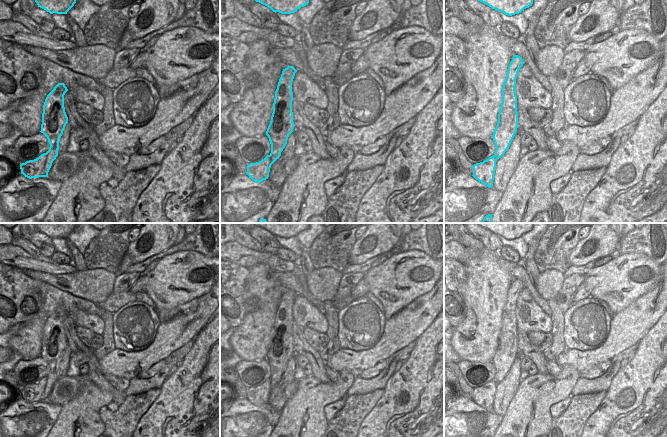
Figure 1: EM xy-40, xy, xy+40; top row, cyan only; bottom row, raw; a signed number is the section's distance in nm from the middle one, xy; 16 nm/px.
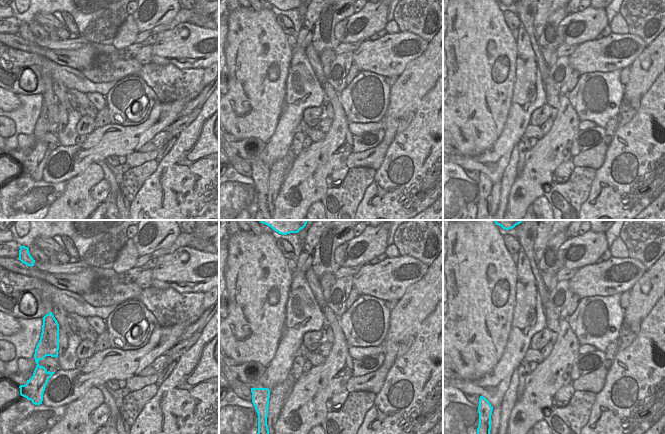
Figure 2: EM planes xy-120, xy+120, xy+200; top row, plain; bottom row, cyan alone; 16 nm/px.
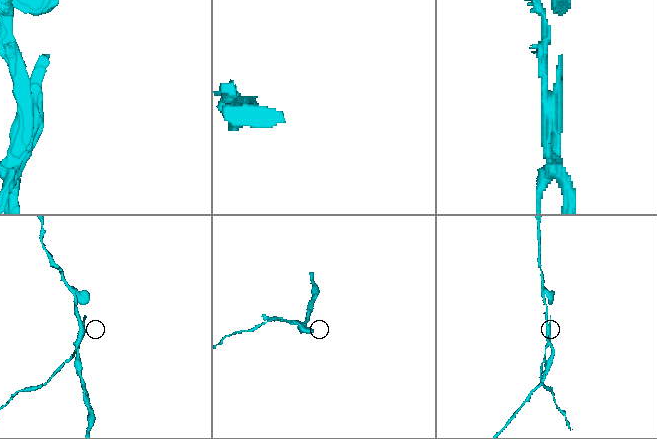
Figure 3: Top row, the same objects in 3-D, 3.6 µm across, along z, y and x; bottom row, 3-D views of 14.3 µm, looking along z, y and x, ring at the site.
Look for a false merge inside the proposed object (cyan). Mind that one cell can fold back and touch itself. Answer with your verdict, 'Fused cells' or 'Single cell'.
Fused cells

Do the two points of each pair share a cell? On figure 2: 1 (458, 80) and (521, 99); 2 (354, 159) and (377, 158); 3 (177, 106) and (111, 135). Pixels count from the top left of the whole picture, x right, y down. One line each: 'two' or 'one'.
1: two
2: one
3: one

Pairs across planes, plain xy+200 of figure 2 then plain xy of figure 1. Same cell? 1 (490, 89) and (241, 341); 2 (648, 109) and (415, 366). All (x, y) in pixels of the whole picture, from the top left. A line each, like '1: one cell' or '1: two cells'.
1: one cell
2: one cell

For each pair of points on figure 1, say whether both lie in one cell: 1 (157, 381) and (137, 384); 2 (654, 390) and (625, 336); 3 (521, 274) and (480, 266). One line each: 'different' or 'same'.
1: same
2: different
3: different

